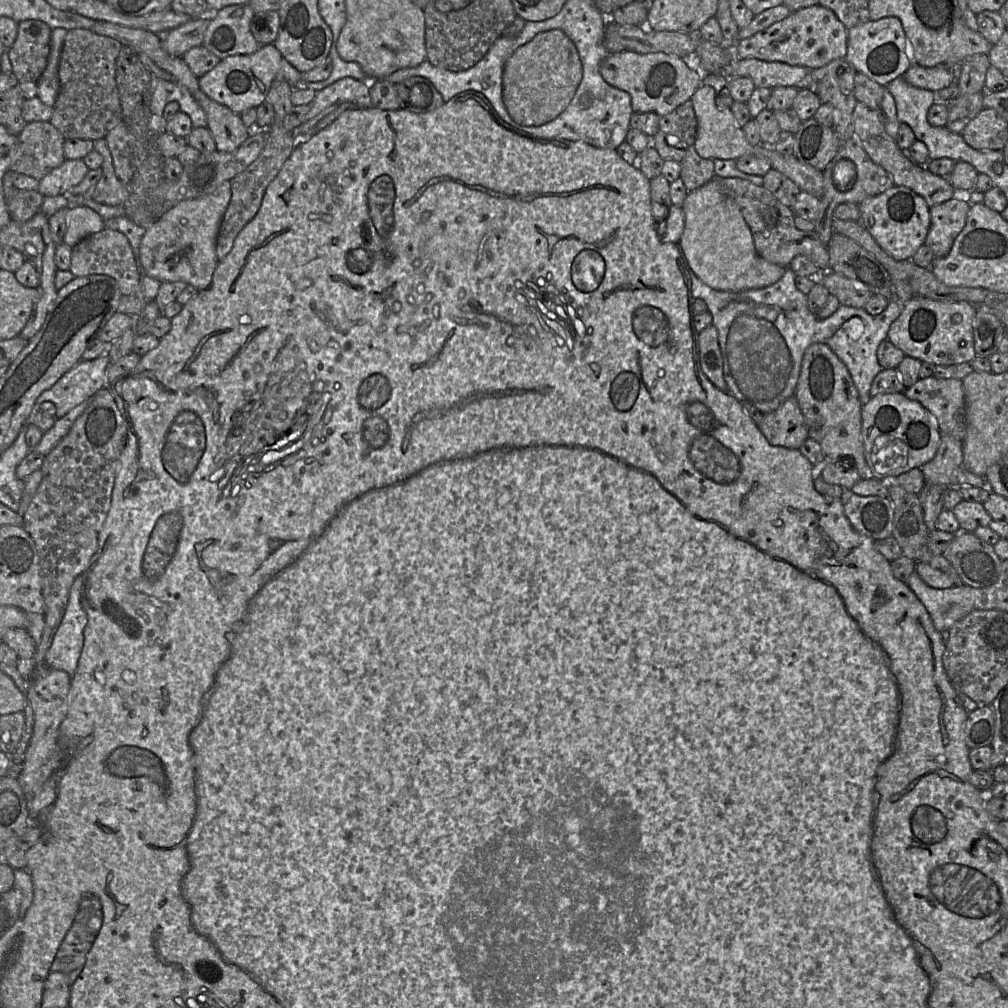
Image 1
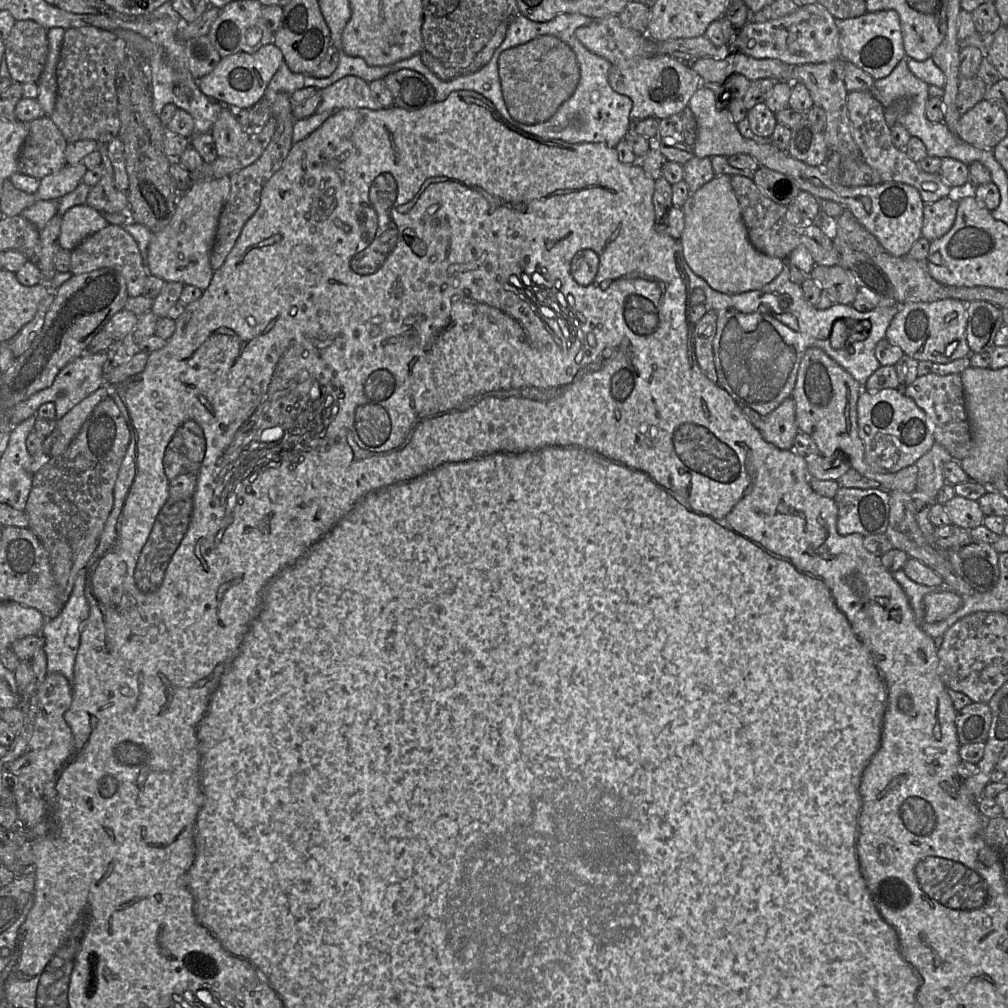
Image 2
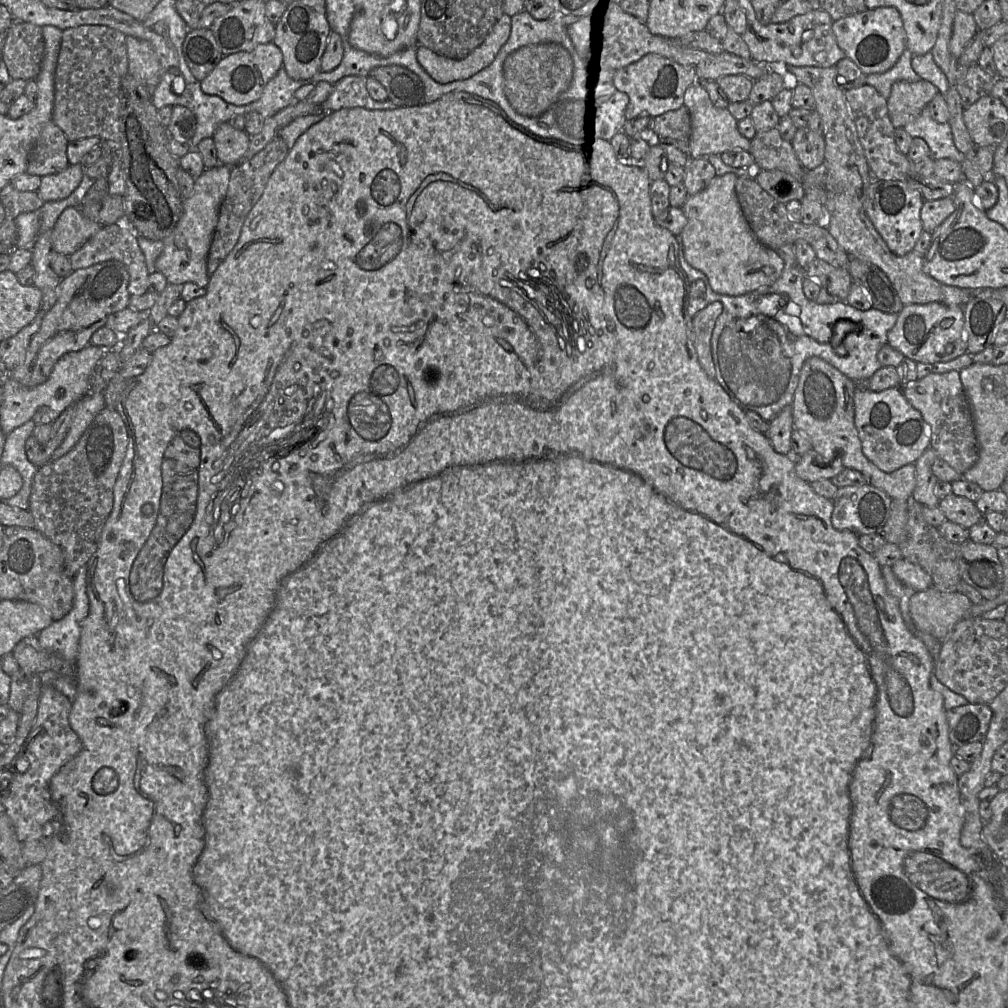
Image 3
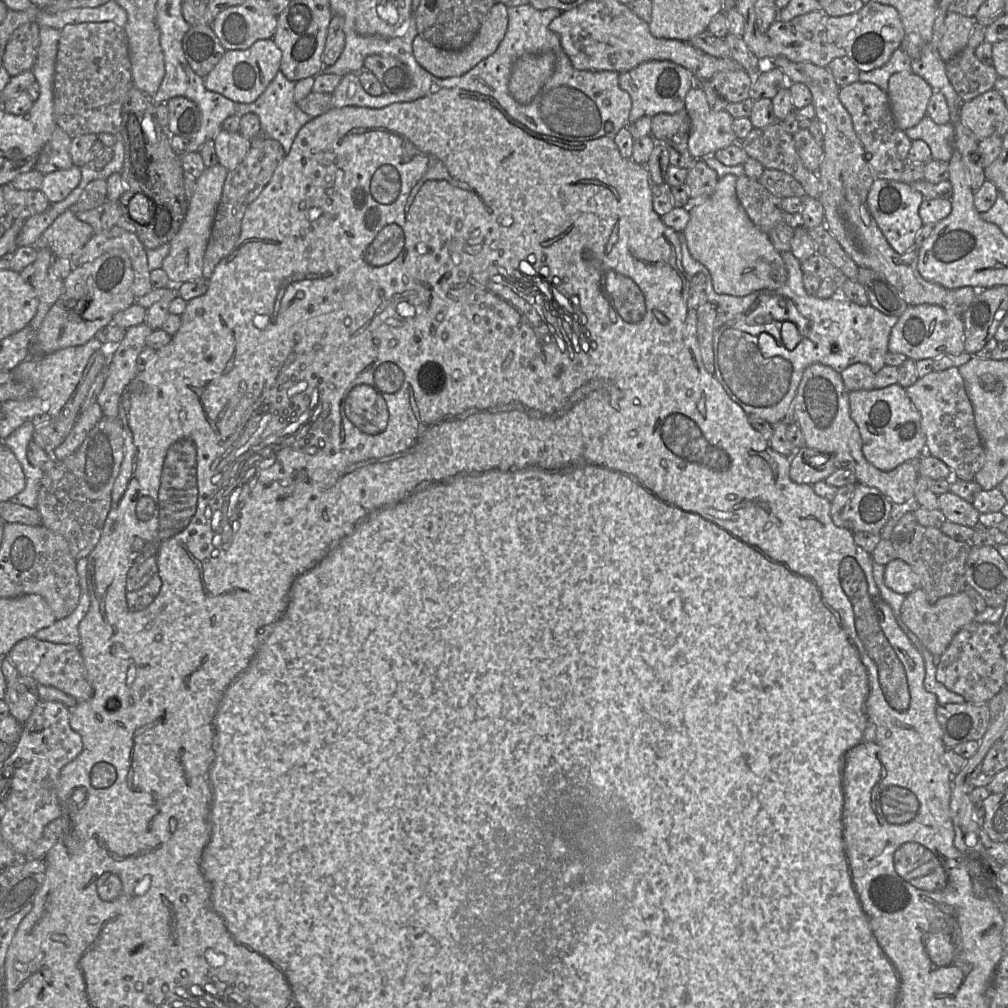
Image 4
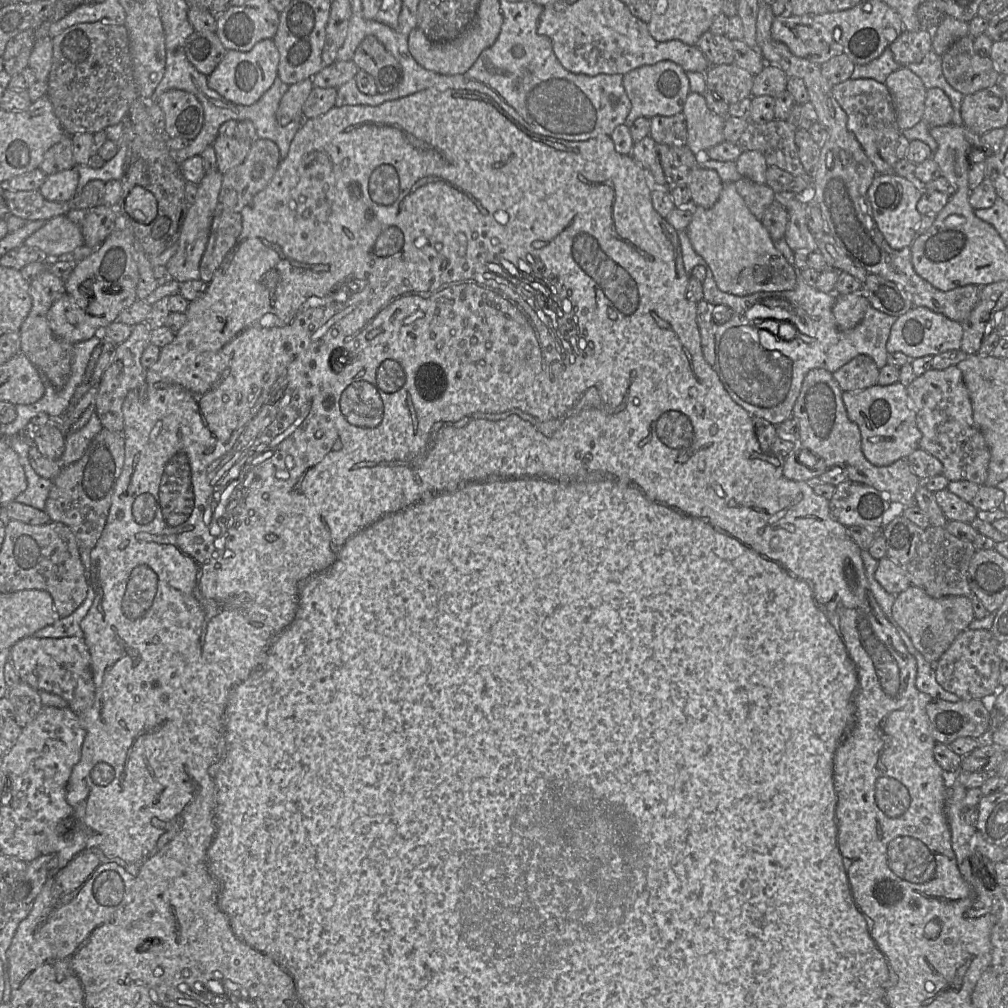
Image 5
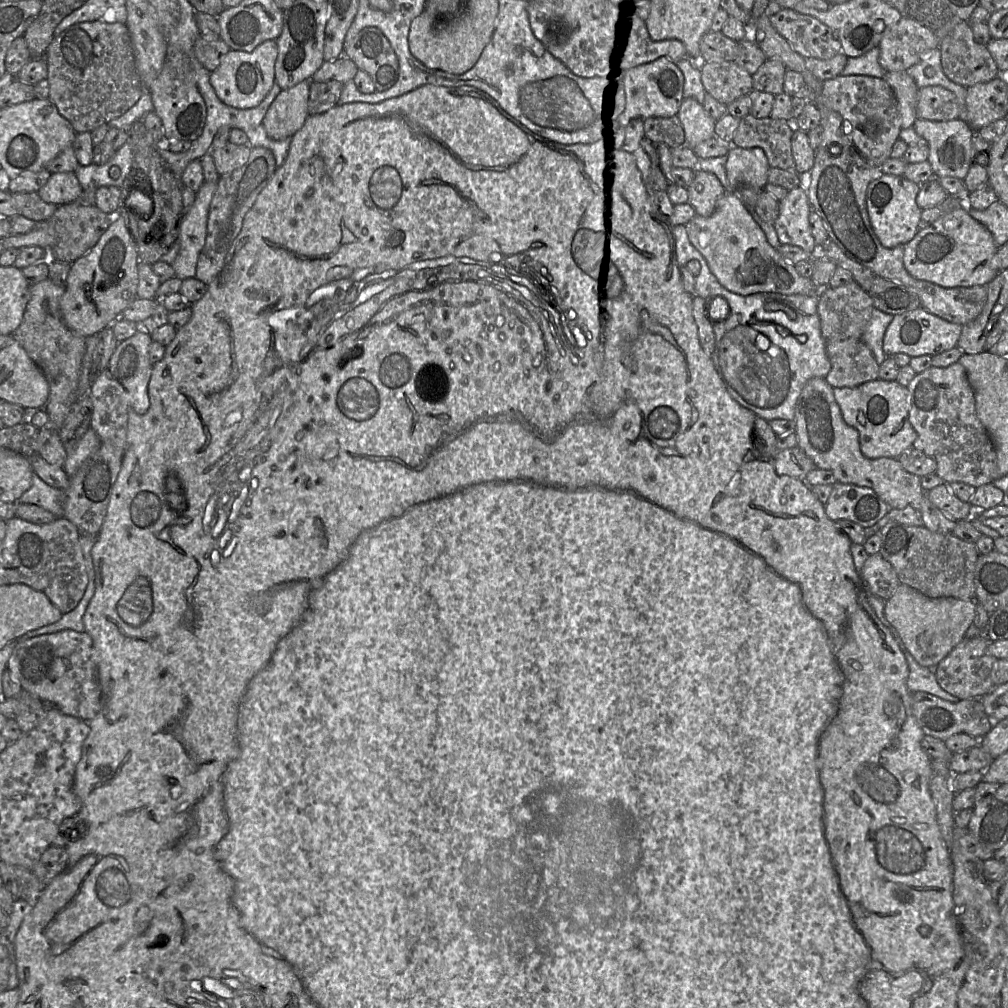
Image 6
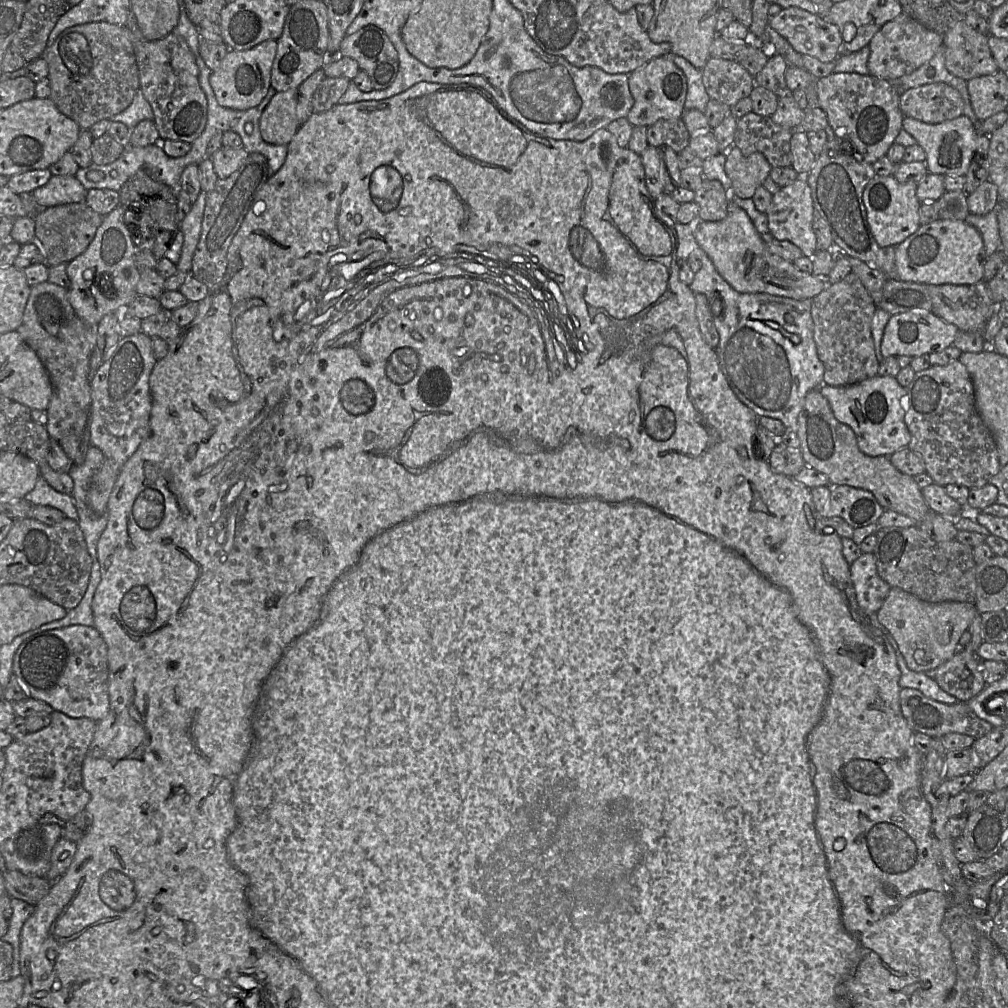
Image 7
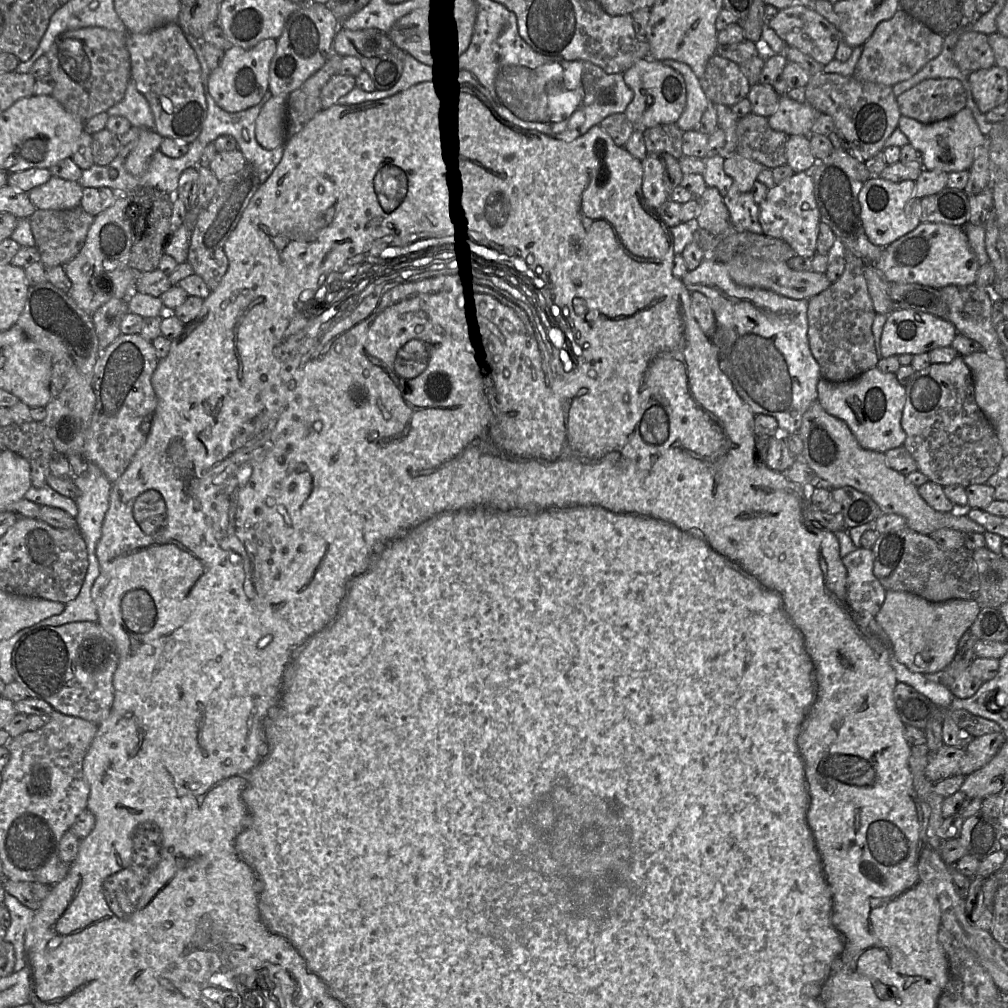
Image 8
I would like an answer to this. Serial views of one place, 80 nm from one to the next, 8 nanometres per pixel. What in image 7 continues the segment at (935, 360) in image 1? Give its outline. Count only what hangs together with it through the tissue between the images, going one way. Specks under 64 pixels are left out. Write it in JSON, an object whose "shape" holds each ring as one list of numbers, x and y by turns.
{"shape":[[910,310,892,315,885,326,881,341,881,354,884,358,890,356,909,356,911,358,931,353,941,352,952,346,958,328,942,320,928,310]]}

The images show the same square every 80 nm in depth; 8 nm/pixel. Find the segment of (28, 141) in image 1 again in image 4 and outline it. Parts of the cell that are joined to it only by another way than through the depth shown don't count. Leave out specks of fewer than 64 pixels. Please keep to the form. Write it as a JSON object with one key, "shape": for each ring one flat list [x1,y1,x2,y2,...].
{"shape":[[56,125,51,138,40,151,34,169,46,175,71,168,73,166,70,156,71,140,61,127]]}

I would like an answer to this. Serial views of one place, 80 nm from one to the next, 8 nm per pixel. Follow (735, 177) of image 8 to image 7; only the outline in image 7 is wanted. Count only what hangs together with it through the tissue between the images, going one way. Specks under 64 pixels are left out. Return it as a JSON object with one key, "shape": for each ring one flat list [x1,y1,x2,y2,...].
{"shape":[[732,146,726,153,725,173,731,181,730,195,752,199,756,189,770,175,772,167,761,153,745,156]]}

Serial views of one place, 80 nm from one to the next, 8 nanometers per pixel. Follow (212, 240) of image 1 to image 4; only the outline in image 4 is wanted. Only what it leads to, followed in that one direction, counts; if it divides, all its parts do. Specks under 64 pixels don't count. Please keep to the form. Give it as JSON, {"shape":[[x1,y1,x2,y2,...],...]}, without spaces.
{"shape":[[220,164,205,168,196,179,196,187,183,223,178,233,169,242,169,253,162,262,162,269,169,277,171,285,185,282,207,283,203,277,203,258,211,233,217,206,228,170]]}

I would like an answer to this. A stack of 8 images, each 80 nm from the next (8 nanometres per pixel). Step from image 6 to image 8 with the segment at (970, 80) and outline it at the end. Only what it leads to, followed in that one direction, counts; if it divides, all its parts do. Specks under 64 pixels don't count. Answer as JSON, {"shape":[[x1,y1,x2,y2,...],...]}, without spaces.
{"shape":[[961,30,953,50,953,61,967,76,976,70,996,65,988,36,970,30]]}

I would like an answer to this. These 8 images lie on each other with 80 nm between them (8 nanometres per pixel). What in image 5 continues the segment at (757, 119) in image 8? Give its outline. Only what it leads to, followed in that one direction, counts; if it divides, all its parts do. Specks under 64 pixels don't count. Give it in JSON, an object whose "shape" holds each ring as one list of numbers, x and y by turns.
{"shape":[[774,119,763,124,749,121,736,144,741,151,759,151,767,166,775,166,798,178,806,179,811,186,811,176,799,159,795,131,786,120]]}

